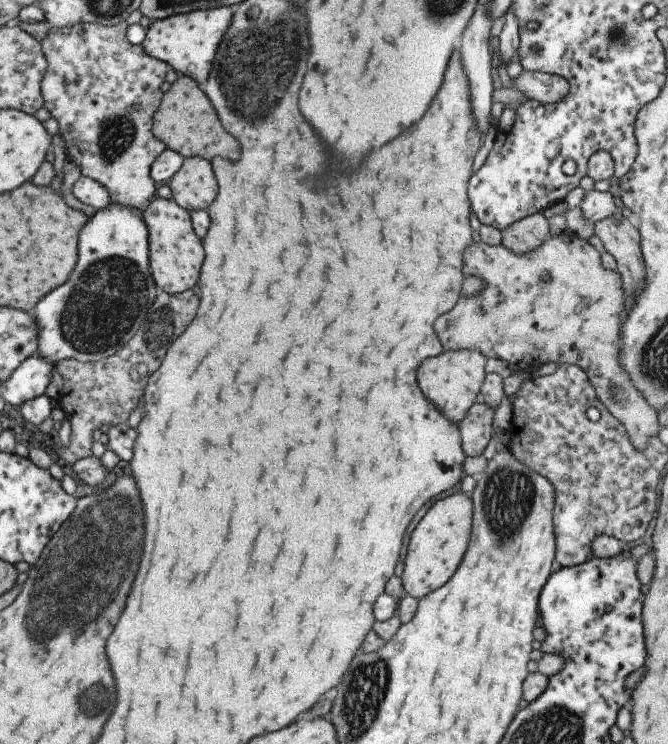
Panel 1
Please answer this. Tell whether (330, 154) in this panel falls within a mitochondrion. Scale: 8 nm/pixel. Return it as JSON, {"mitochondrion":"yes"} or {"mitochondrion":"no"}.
{"mitochondrion":"no"}

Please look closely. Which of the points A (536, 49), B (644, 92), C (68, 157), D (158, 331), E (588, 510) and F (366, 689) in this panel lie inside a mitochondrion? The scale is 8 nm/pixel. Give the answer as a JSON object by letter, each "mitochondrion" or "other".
{"A":"other","B":"other","C":"other","D":"mitochondrion","E":"mitochondrion","F":"mitochondrion"}

